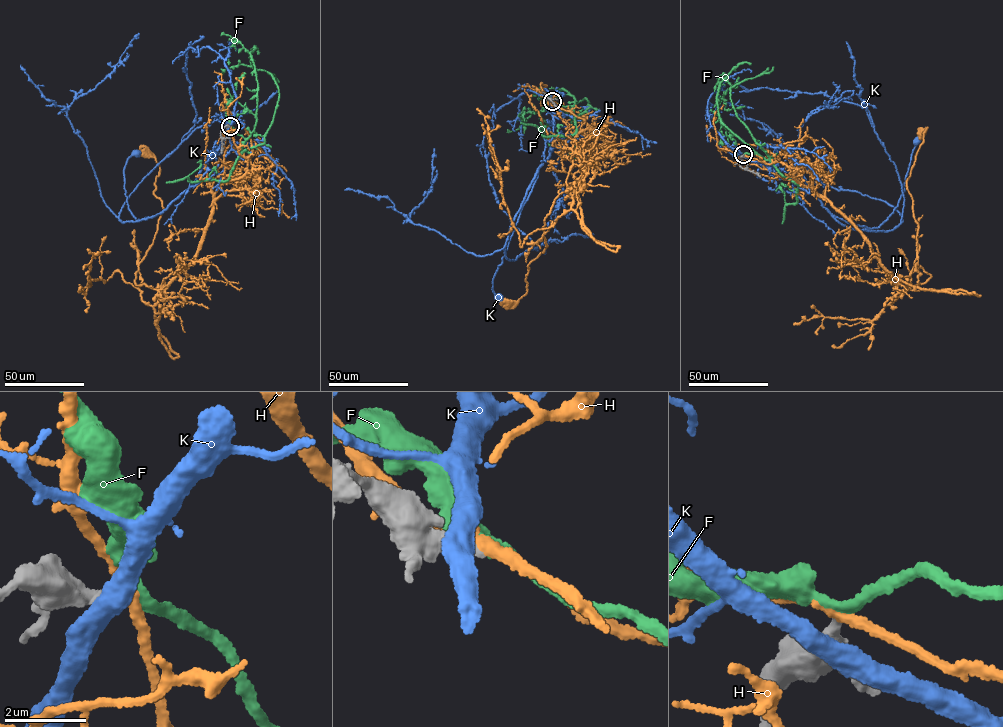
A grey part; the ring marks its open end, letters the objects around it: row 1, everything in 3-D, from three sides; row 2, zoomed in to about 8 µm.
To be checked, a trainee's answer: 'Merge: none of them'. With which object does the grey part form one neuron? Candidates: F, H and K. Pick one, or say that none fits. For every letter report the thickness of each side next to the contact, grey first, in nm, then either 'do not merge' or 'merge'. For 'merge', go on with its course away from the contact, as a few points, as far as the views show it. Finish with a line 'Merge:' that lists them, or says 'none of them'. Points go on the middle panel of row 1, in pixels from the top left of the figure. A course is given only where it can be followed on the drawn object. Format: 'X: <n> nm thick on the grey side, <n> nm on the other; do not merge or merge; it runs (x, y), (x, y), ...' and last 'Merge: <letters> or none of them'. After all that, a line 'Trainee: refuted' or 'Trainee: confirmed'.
F: 260 nm thick on the grey side, 240 nm on the other; merge; it runs (552, 101), (572, 106), (577, 116), (591, 106), (585, 98), (567, 110), (525, 112), (524, 133)
H: 300 nm thick on the grey side, 280 nm on the other; do not merge
K: 650 nm thick on the grey side, 480 nm on the other; do not merge
Merge: F
Trainee: refuted

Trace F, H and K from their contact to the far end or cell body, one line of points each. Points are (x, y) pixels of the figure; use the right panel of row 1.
F: (743, 154), (753, 152), (769, 158), (737, 117), (728, 88), (722, 97), (726, 110), (745, 106)
H: (743, 154), (784, 163), (862, 233), (892, 280), (908, 276), (916, 256), (918, 225), (907, 180), (923, 131)
K: (742, 155), (771, 167), (797, 169), (832, 214), (872, 228), (878, 227), (897, 205), (916, 140)

